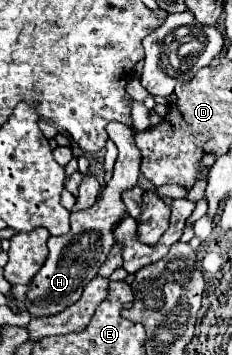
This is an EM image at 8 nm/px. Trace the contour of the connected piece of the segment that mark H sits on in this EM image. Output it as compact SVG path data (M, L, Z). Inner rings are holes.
M110 121L106 125L106 133L118 147L118 159L114 165L114 175L106 183L106 187L102 189L102 193L100 193L100 197L92 209L72 213L70 233L48 239L48 249L50 249L48 259L46 259L44 267L36 273L36 277L32 279L32 285L28 291L26 307L32 313L32 317L46 317L46 315L60 313L68 305L78 301L78 297L82 295L82 289L96 277L100 265L106 261L110 247L114 245L114 237L110 231L126 215L126 207L122 205L120 193L124 189L130 189L138 181L140 149L136 147L134 131L130 127L126 127L124 123ZM92 231L96 231L96 233L92 233Z

